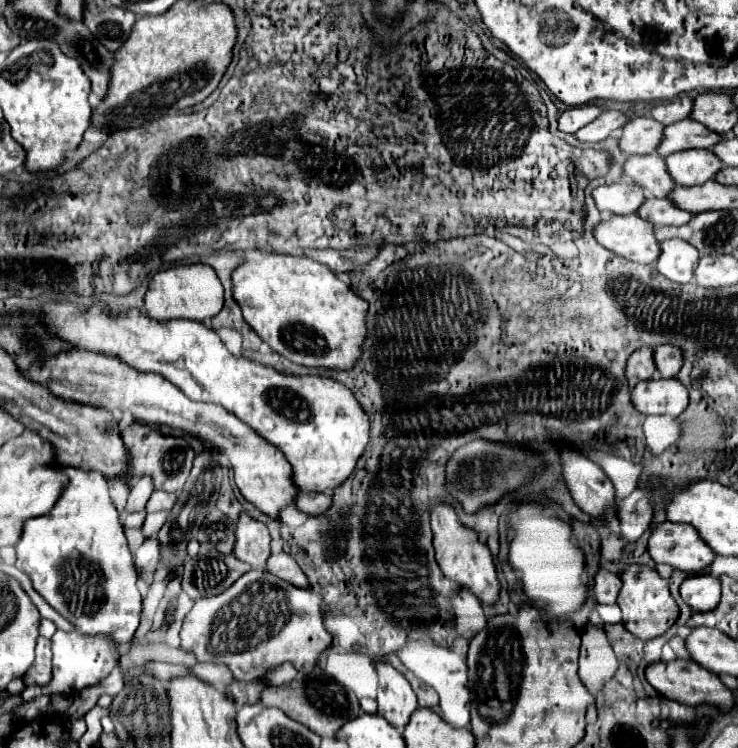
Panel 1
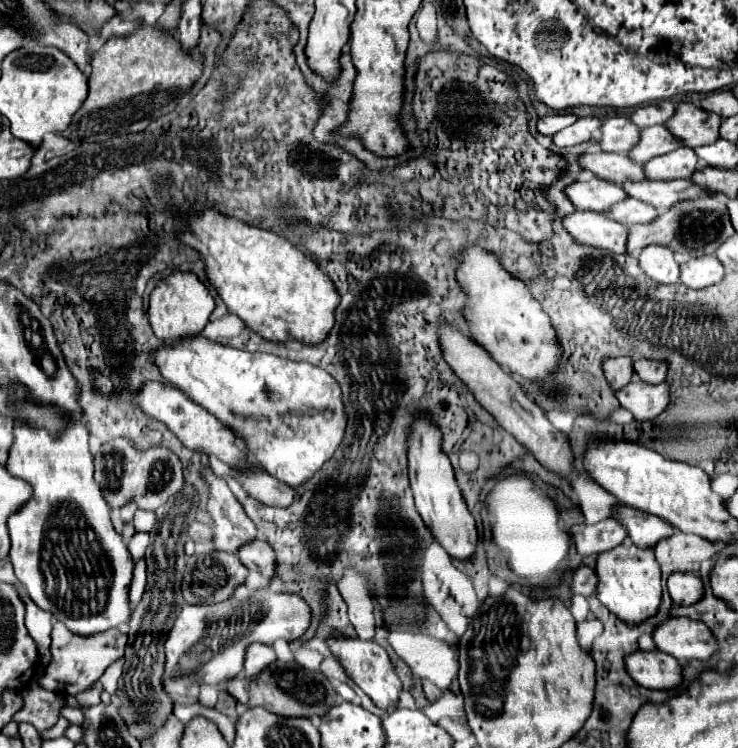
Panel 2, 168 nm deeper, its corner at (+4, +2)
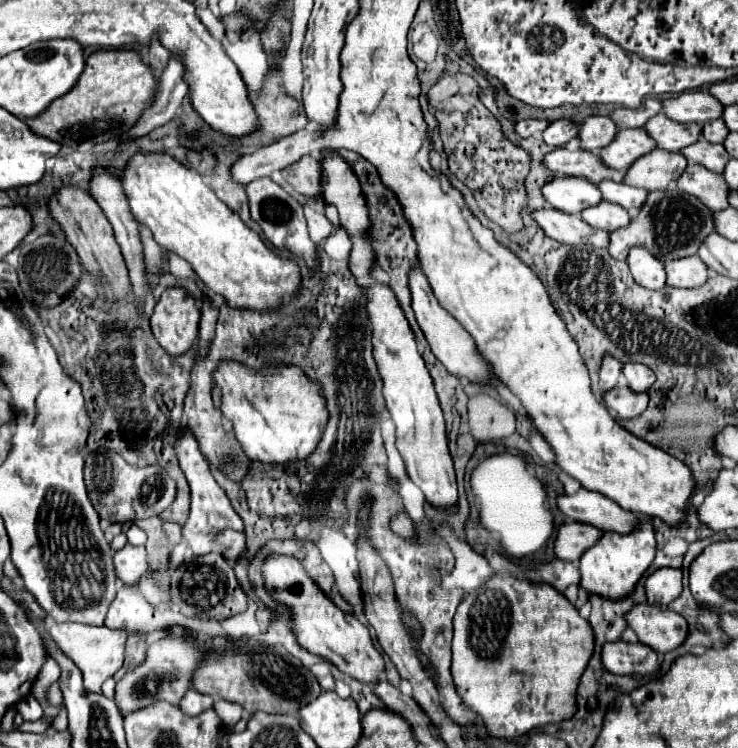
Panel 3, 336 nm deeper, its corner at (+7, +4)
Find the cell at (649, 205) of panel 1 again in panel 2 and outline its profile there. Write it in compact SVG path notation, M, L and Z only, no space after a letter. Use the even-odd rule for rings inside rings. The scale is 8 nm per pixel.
M630 197L612 205L612 209L608 209L606 215L612 217L614 221L620 221L626 227L636 225L636 223L648 223L648 221L654 221L658 217L656 209L652 209L650 205L640 203L636 199L630 199Z

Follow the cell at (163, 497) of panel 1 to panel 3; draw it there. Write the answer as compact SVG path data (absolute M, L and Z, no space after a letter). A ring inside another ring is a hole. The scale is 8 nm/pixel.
M131 523L129 529L127 529L127 539L129 539L131 545L145 545L147 535L145 535L145 531L141 527L137 527L135 523Z

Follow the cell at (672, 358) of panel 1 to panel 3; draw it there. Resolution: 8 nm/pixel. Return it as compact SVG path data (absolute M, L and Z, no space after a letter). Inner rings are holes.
M627 363L627 365L623 365L623 375L627 379L627 385L633 391L647 391L655 383L655 373L643 363Z

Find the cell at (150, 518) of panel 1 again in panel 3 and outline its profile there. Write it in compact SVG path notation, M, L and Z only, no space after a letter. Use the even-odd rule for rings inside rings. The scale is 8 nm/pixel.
M125 545L121 551L115 553L115 567L117 577L123 583L137 583L143 575L147 575L147 561L145 561L145 547Z

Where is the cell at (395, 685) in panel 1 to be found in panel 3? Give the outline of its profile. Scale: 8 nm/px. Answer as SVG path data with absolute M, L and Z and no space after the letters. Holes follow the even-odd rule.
M267 555L263 563L265 571L265 583L267 589L273 593L273 597L281 603L285 603L291 611L293 629L297 635L297 641L307 651L325 657L331 661L341 673L367 683L375 685L381 681L385 673L385 661L383 655L375 649L373 639L369 635L369 629L361 625L353 615L343 613L339 607L335 607L325 593L311 581L311 577L305 573L303 565L295 557L287 555Z

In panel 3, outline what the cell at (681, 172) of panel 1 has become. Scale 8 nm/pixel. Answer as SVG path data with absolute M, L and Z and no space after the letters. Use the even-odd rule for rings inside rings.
M655 149L643 159L637 159L625 175L625 183L633 187L643 187L647 191L663 189L671 179L677 179L685 171L687 159L681 153L669 153L665 149Z

